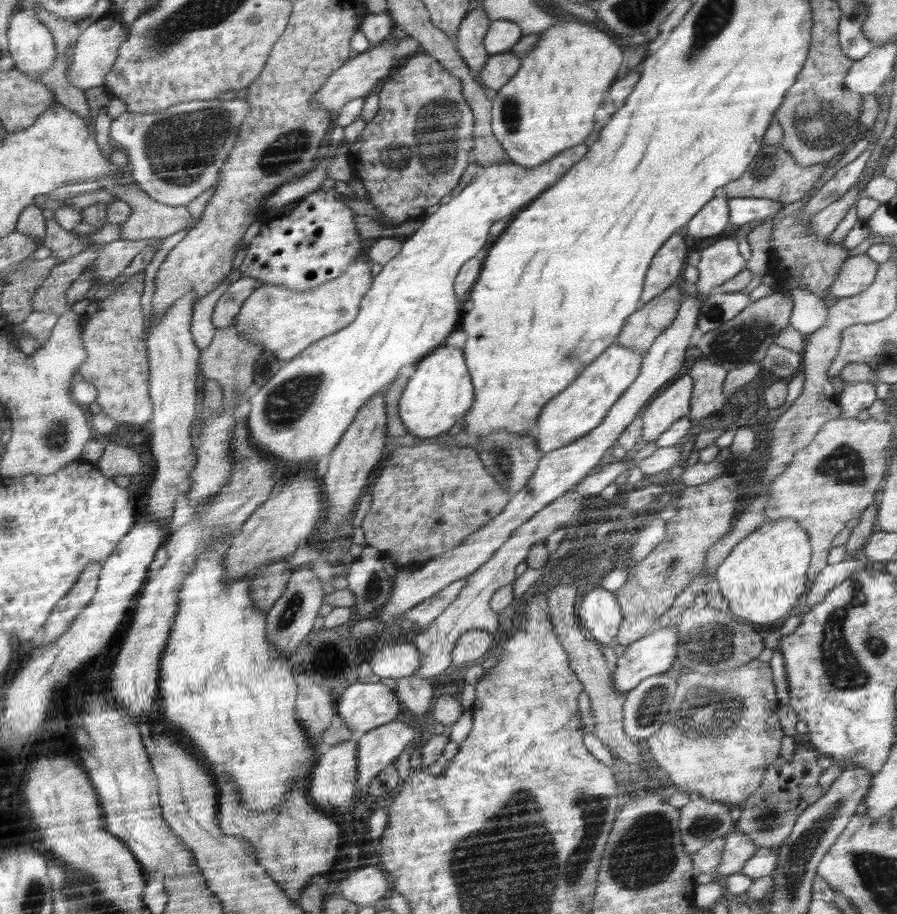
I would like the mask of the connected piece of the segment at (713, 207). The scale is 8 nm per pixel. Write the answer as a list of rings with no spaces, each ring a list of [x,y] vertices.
[[[726,198],[712,199],[686,224],[688,233],[696,238],[720,234],[728,226],[728,203]]]

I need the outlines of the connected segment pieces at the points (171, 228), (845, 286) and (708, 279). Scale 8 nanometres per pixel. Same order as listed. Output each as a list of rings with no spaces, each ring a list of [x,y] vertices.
[[[98,178],[96,181],[103,184],[102,188],[112,190],[121,201],[127,202],[131,206],[131,215],[128,217],[128,220],[119,223],[120,238],[122,238],[122,240],[165,239],[186,229],[190,231],[197,223],[197,220],[190,215],[186,205],[170,206],[169,204],[162,204],[150,198],[150,196],[132,180],[131,183],[126,186],[119,186],[107,178]]]
[[[866,253],[848,258],[829,293],[838,299],[860,295],[876,279],[879,266],[880,263],[868,258]]]
[[[734,238],[720,240],[702,250],[702,257],[698,262],[700,276],[696,282],[694,295],[713,294],[713,288],[734,278],[738,272],[748,270],[748,264],[738,250],[738,241]]]

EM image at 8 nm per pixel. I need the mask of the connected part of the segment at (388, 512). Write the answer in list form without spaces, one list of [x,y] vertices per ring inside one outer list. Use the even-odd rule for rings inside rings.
[[[452,438],[443,443],[427,443],[423,441],[418,442],[418,444],[414,446],[402,446],[400,448],[390,449],[390,457],[385,459],[382,474],[373,481],[370,493],[372,494],[372,504],[362,521],[362,530],[364,531],[367,546],[370,546],[374,552],[383,555],[385,559],[394,559],[401,568],[404,568],[404,564],[408,564],[407,566],[409,567],[422,565],[460,546],[473,532],[478,531],[480,528],[483,528],[484,525],[491,523],[493,519],[496,519],[496,516],[498,516],[503,508],[510,502],[512,496],[507,490],[503,490],[502,485],[495,480],[494,476],[487,472],[486,465],[472,445],[456,443]]]

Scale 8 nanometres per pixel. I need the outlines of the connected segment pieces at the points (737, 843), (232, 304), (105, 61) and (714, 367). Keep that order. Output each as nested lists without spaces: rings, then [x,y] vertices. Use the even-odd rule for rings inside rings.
[[[736,831],[725,836],[726,848],[724,848],[723,859],[720,860],[719,868],[714,874],[716,878],[722,875],[731,875],[741,872],[748,860],[757,852],[758,848],[752,844],[748,834]]]
[[[248,276],[241,277],[227,288],[224,294],[220,296],[211,316],[215,329],[229,327],[256,286],[258,286],[256,279]]]
[[[98,18],[86,23],[65,70],[67,81],[83,91],[106,84],[108,71],[111,71],[115,60],[118,59],[119,46],[124,40],[126,40],[124,26],[112,18]]]
[[[701,356],[687,372],[694,378],[695,383],[691,410],[686,416],[692,420],[693,424],[700,425],[704,423],[704,418],[708,414],[720,410],[726,404],[726,398],[724,398],[726,369],[718,364],[712,364],[708,358]]]

